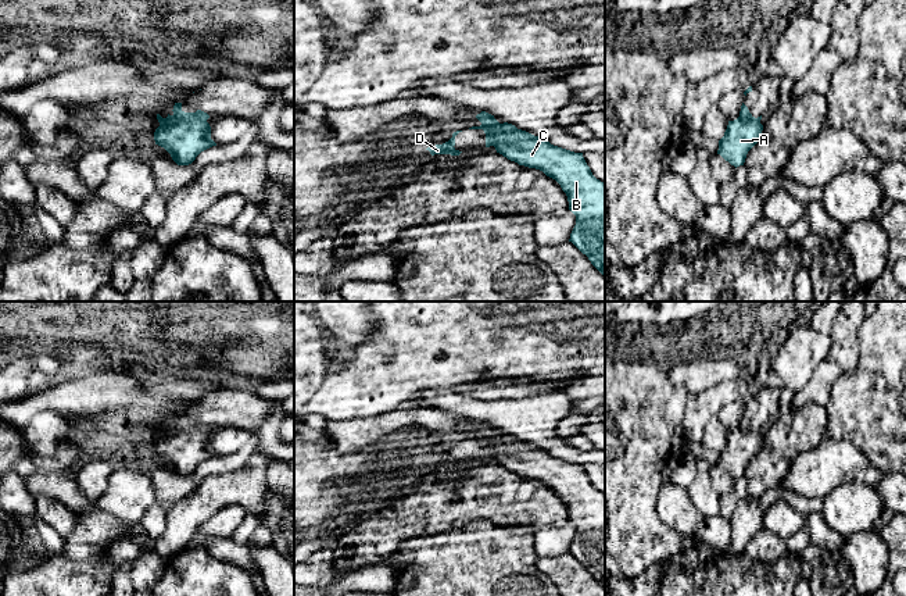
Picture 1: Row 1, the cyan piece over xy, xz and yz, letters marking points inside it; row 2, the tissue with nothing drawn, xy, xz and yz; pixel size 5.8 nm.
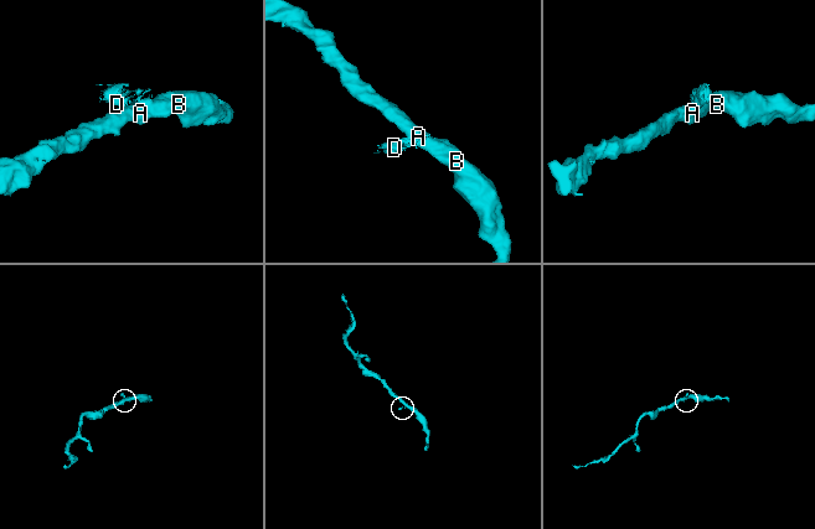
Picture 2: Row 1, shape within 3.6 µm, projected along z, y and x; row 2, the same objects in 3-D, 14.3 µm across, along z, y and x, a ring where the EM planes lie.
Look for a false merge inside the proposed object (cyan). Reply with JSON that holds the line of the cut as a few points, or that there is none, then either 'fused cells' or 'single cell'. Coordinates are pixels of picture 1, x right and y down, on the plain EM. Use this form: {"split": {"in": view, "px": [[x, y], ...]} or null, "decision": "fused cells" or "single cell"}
{"split": {"in": "xy", "px": [[206, 431], [165, 434], [160, 438]]}, "decision": "fused cells"}

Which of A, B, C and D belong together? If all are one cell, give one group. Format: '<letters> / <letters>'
A B C / D

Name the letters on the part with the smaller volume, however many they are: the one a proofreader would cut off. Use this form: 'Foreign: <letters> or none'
Foreign: D

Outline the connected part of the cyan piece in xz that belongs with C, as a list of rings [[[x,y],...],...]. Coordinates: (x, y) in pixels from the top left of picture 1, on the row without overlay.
[[[476,427],[493,442],[494,458],[511,472],[542,482],[555,490],[567,507],[569,521],[576,527],[572,553],[605,589],[605,495],[597,490],[583,464],[551,456],[548,452],[499,435],[494,427]]]

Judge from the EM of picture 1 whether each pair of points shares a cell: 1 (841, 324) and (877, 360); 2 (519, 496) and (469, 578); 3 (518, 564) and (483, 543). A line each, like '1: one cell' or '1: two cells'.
1: two cells
2: two cells
3: one cell

